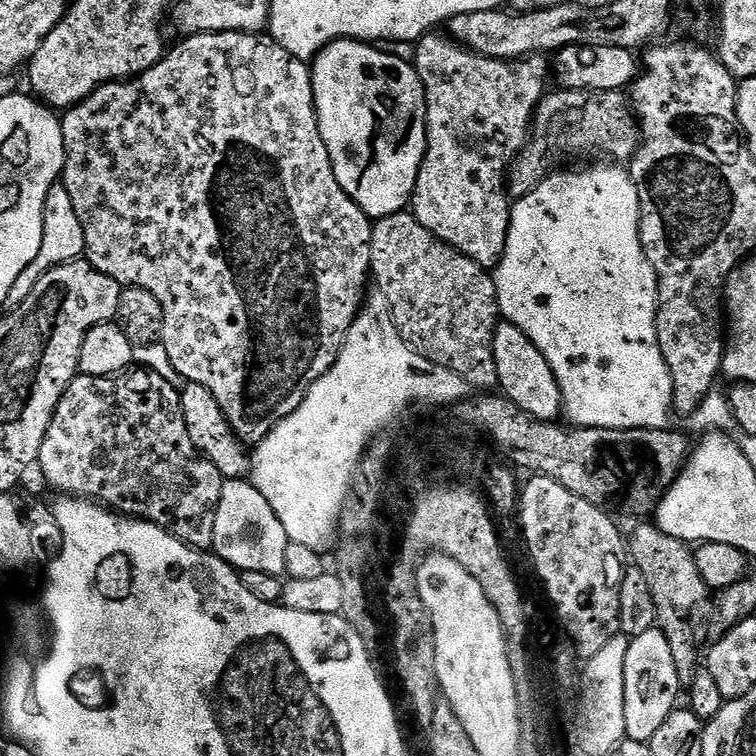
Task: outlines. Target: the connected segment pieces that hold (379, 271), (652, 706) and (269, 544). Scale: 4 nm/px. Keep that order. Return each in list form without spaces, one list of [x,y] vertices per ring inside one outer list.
[[[408,210],[373,223],[370,258],[371,279],[379,292],[386,294],[400,337],[430,362],[454,370],[471,389],[495,389],[494,334],[502,317],[493,273],[434,238]]]
[[[659,628],[646,630],[646,634],[631,637],[626,650],[626,737],[643,744],[652,741],[654,734],[662,727],[662,722],[677,711],[676,699],[682,696],[682,685],[678,678],[678,670],[674,670],[674,654],[670,654],[670,642],[666,642]]]
[[[247,479],[225,480],[222,498],[214,518],[214,538],[211,551],[221,556],[241,573],[262,570],[262,574],[280,576],[286,566],[286,546],[289,539],[282,522],[270,510],[270,502],[258,494],[258,490]]]

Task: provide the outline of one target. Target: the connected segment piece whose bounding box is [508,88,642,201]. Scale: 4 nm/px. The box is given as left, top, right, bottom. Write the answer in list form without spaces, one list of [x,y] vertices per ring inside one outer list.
[[[614,90],[549,91],[532,118],[532,131],[523,150],[508,170],[508,195],[513,201],[526,198],[547,176],[561,167],[560,159],[575,152],[589,152],[612,162],[628,162],[640,146],[640,125],[632,110],[629,97]]]

